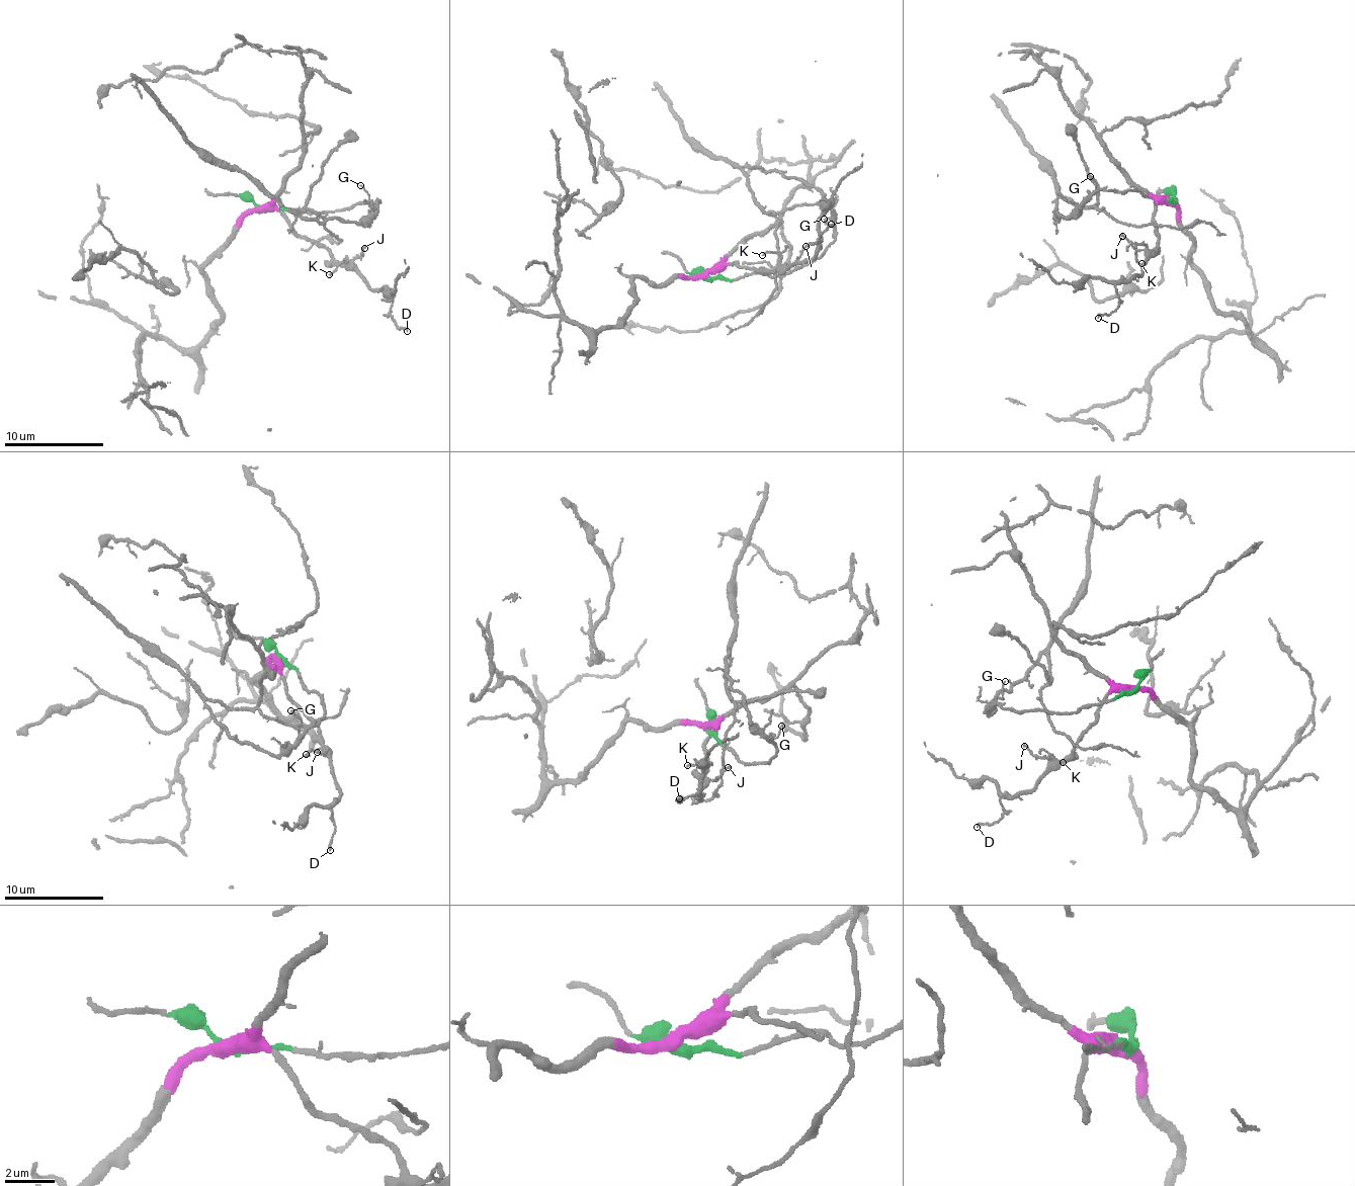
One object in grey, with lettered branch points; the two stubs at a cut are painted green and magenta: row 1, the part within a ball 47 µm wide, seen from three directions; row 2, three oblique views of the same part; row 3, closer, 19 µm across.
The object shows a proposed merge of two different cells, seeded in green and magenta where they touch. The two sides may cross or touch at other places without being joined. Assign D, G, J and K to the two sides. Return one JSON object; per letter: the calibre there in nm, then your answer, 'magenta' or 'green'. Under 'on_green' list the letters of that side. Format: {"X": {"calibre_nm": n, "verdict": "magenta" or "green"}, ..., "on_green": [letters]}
{"D": {"calibre_nm": 130, "verdict": "magenta"}, "G": {"calibre_nm": 100, "verdict": "green"}, "J": {"calibre_nm": 160, "verdict": "magenta"}, "K": {"calibre_nm": 120, "verdict": "magenta"}, "on_green": ["G"]}

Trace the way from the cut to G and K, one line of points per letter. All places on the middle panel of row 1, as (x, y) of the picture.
G: (705, 276), (789, 274), (815, 262), (834, 239), (832, 222), (829, 217), (829, 225), (823, 219)
K: (705, 276), (736, 261), (763, 274), (772, 272), (781, 257), (775, 252), (762, 254)

